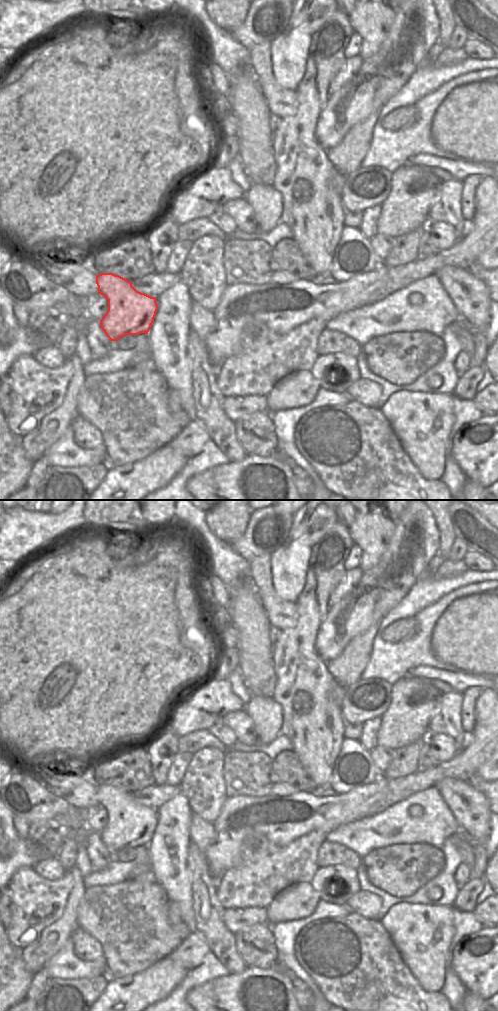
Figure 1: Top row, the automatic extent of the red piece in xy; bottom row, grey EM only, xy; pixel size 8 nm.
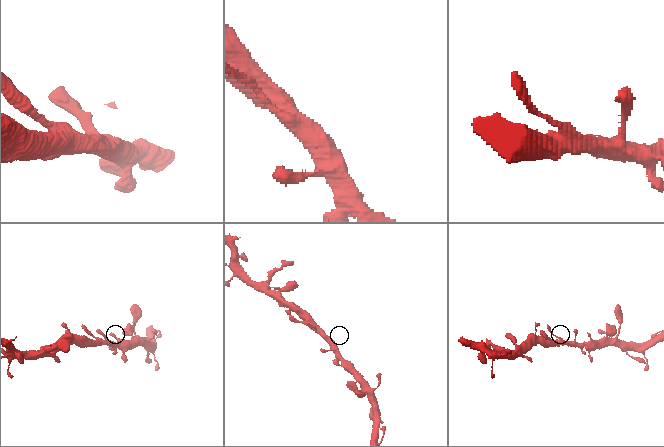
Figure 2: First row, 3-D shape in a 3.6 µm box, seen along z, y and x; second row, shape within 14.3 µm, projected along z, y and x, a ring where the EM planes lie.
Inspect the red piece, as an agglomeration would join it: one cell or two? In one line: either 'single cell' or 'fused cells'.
single cell

